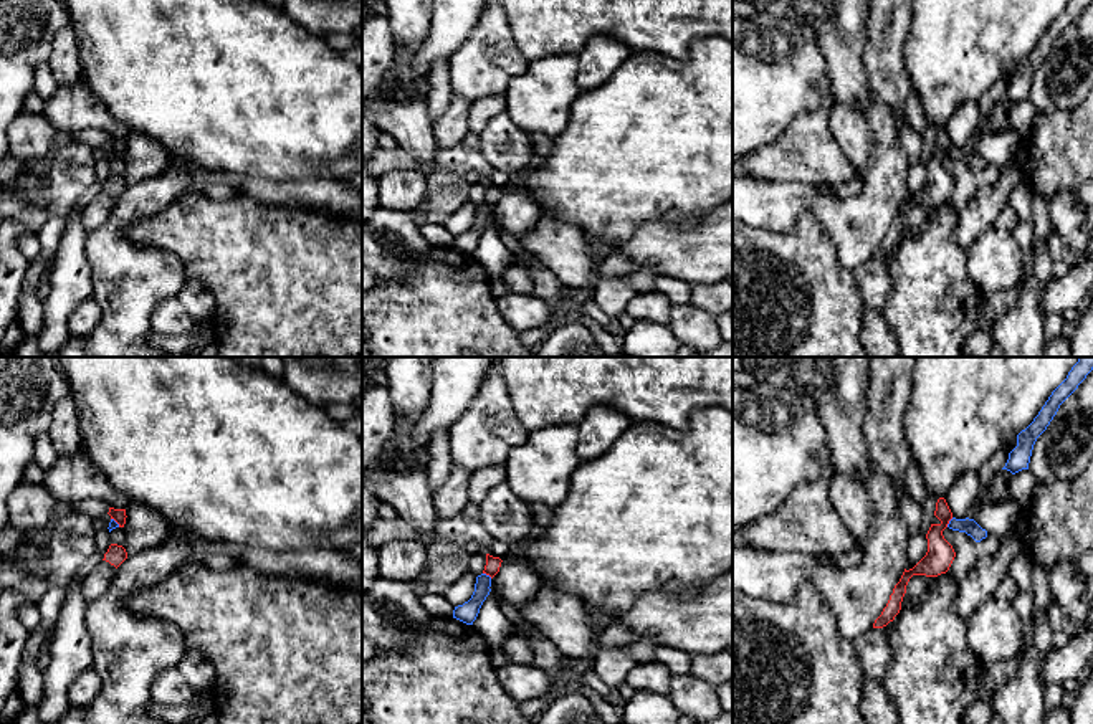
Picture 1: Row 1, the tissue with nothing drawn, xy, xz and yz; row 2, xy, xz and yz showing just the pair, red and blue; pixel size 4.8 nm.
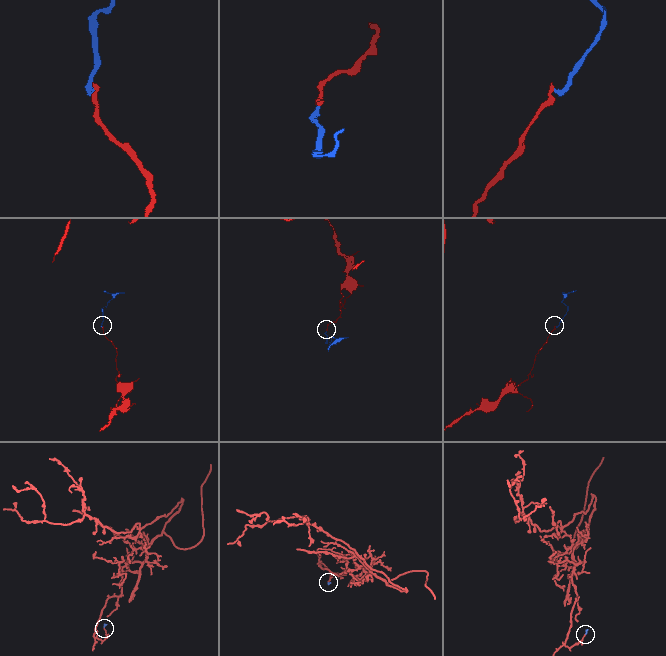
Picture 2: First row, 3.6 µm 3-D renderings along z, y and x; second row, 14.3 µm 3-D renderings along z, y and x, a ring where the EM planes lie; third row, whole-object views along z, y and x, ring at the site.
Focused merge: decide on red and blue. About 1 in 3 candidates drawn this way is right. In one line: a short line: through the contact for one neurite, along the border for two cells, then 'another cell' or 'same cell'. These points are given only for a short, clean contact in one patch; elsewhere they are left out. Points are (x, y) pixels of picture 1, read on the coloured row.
line yz (953, 518), (946, 526); another cell

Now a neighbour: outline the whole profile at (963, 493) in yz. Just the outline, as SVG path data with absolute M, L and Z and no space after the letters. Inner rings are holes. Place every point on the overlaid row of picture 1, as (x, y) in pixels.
M977 471L961 474L944 496L952 512L952 517L966 519L969 507L977 498L977 493L979 493Z

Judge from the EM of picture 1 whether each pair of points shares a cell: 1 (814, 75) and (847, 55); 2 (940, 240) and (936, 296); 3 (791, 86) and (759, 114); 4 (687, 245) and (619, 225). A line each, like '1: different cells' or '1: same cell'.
1: different cells
2: same cell
3: same cell
4: different cells

